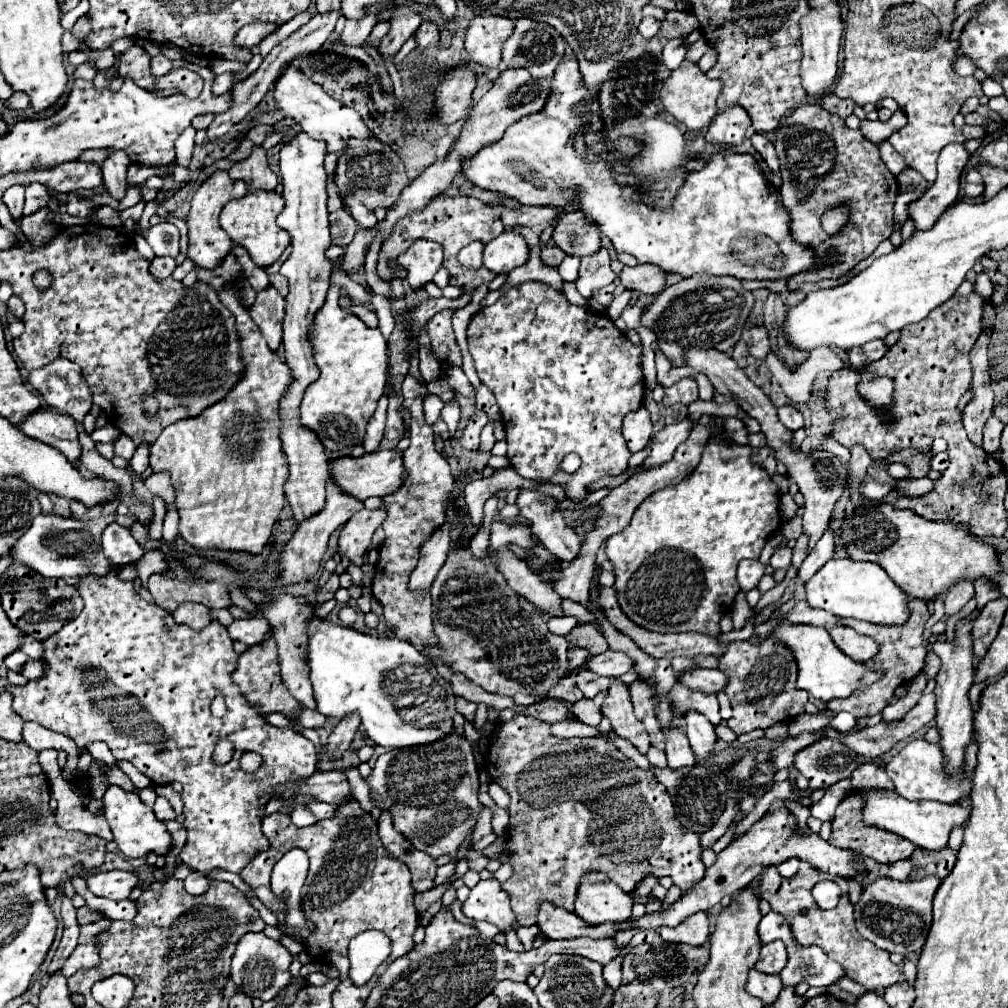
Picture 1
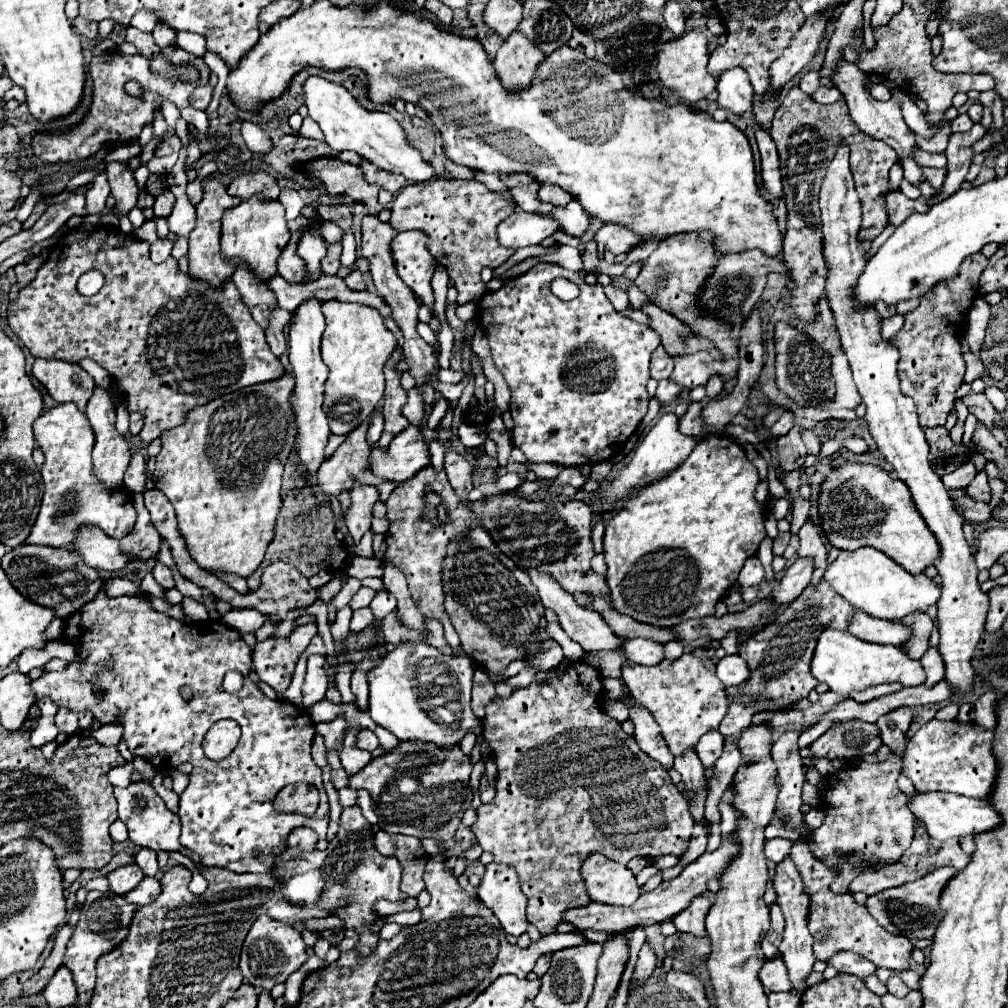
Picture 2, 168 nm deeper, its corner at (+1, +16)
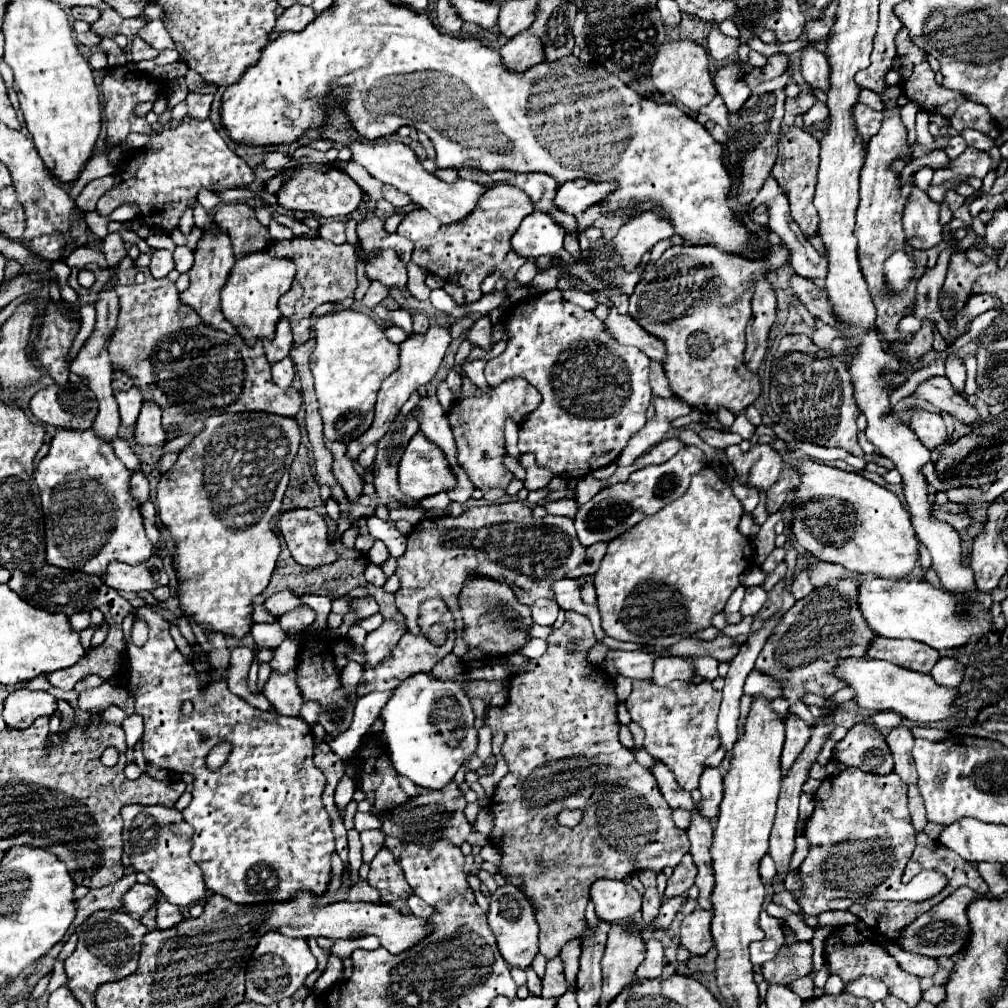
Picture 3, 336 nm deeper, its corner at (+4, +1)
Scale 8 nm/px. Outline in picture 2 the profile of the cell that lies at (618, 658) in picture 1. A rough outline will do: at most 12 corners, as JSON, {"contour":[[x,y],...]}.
{"contour":[[647,638],[623,640],[617,648],[629,662],[655,666],[663,644]]}

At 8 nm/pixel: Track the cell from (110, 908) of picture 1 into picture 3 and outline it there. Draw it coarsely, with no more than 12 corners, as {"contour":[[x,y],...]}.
{"contour":[[158,903],[160,929],[170,929],[184,919],[182,907]]}

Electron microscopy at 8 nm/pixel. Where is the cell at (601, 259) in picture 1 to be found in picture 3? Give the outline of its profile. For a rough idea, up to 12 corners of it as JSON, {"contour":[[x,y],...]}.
{"contour":[[644,211],[620,227],[612,247],[630,271],[658,241],[668,219]]}

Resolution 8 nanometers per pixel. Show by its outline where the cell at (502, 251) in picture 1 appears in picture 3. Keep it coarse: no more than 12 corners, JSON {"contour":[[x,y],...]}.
{"contour":[[542,211],[522,221],[512,247],[526,259],[556,255],[566,231]]}

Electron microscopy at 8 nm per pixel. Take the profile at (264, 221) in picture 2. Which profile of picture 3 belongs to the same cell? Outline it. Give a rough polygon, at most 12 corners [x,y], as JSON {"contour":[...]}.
{"contour":[[268,251],[236,259],[224,317],[244,343],[274,339],[294,263]]}

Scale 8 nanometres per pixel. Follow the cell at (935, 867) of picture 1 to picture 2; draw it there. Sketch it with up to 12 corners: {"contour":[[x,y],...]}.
{"contour":[[921,824],[895,864],[869,870],[849,892],[867,896],[927,874],[963,870],[971,858],[957,838],[935,842]]}

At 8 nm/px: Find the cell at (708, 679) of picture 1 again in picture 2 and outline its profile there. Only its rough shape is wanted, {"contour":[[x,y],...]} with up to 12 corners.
{"contour":[[737,654],[717,660],[725,688],[747,680],[747,664]]}

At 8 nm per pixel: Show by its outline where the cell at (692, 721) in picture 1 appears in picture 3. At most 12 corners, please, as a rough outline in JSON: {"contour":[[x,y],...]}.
{"contour":[[704,769],[700,777],[704,819],[716,819],[722,803],[722,773]]}

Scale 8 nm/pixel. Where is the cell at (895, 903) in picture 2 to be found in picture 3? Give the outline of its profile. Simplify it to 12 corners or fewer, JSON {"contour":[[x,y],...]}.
{"contour":[[960,887],[920,915],[898,945],[926,957],[958,955],[970,939]]}

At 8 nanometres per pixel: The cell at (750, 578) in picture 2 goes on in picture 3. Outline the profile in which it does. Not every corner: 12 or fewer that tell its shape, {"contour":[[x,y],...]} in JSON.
{"contour":[[748,587],[740,615],[756,615],[766,601],[762,587]]}

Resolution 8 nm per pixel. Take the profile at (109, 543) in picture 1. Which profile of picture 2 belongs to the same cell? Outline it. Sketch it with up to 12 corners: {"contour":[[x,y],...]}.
{"contour":[[73,402],[43,410],[45,496],[25,544],[71,544],[79,524],[131,532],[131,494],[99,486],[95,436]]}

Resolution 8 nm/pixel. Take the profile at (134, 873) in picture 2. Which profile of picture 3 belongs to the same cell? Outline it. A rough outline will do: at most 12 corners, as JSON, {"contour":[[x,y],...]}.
{"contour":[[136,883],[124,895],[124,909],[142,917],[158,903],[156,887]]}

